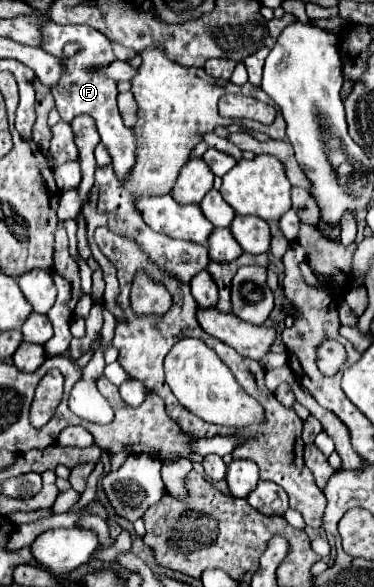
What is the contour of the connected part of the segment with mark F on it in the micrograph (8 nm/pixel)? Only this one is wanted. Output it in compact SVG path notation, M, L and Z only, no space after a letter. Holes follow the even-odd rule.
M47 22L47 24L43 24L41 30L43 30L41 48L45 52L53 54L55 58L59 58L63 64L63 74L61 74L59 82L55 86L51 86L59 116L63 120L67 120L67 114L89 114L89 116L93 116L97 130L99 130L99 136L101 136L101 144L105 144L105 148L109 150L109 154L113 158L113 170L115 170L117 178L123 182L131 174L133 164L135 164L137 138L135 138L135 132L131 128L123 126L123 120L119 116L117 82L101 74L101 70L105 66L115 62L111 42L101 32L97 32L95 28L89 28L89 26L61 26L55 22ZM69 40L81 44L81 52L77 52L77 56L71 56L71 58L63 56L63 44L67 44Z

